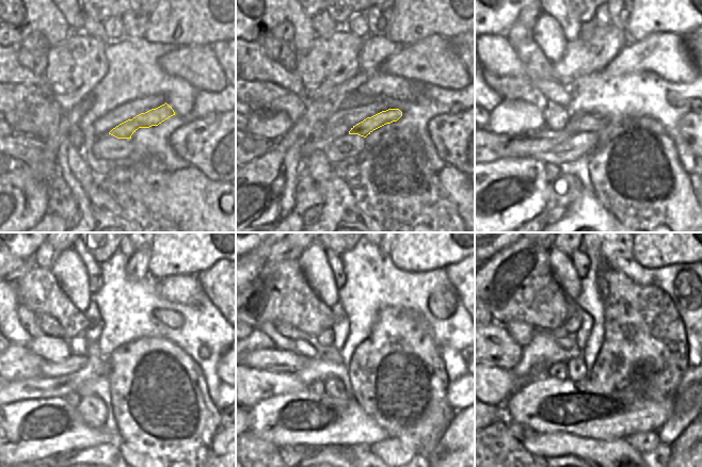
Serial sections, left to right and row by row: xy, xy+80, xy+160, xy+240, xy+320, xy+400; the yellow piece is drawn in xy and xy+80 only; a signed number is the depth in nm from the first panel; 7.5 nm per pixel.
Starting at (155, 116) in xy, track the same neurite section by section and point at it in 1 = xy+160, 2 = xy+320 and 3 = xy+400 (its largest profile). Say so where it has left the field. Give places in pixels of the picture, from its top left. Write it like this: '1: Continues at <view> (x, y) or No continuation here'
1: Continues at xy+160 (589, 123)
2: Continues at xy+320 (275, 359)
3: Continues at xy+400 (496, 348).

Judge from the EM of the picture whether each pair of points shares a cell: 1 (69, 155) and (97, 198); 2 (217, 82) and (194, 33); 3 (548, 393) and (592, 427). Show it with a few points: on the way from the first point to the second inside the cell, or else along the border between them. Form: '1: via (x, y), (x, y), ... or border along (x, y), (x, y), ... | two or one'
1: via (72, 165), (86, 188) | one
2: border along (211, 44), (186, 44), (176, 47) | two
3: via (527, 415), (530, 419), (571, 427) | one

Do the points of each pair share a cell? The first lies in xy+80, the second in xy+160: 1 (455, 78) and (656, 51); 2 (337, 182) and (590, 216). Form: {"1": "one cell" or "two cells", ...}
{"1": "one cell", "2": "one cell"}

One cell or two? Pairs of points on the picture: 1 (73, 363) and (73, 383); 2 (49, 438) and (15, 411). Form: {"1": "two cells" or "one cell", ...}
{"1": "two cells", "2": "one cell"}

